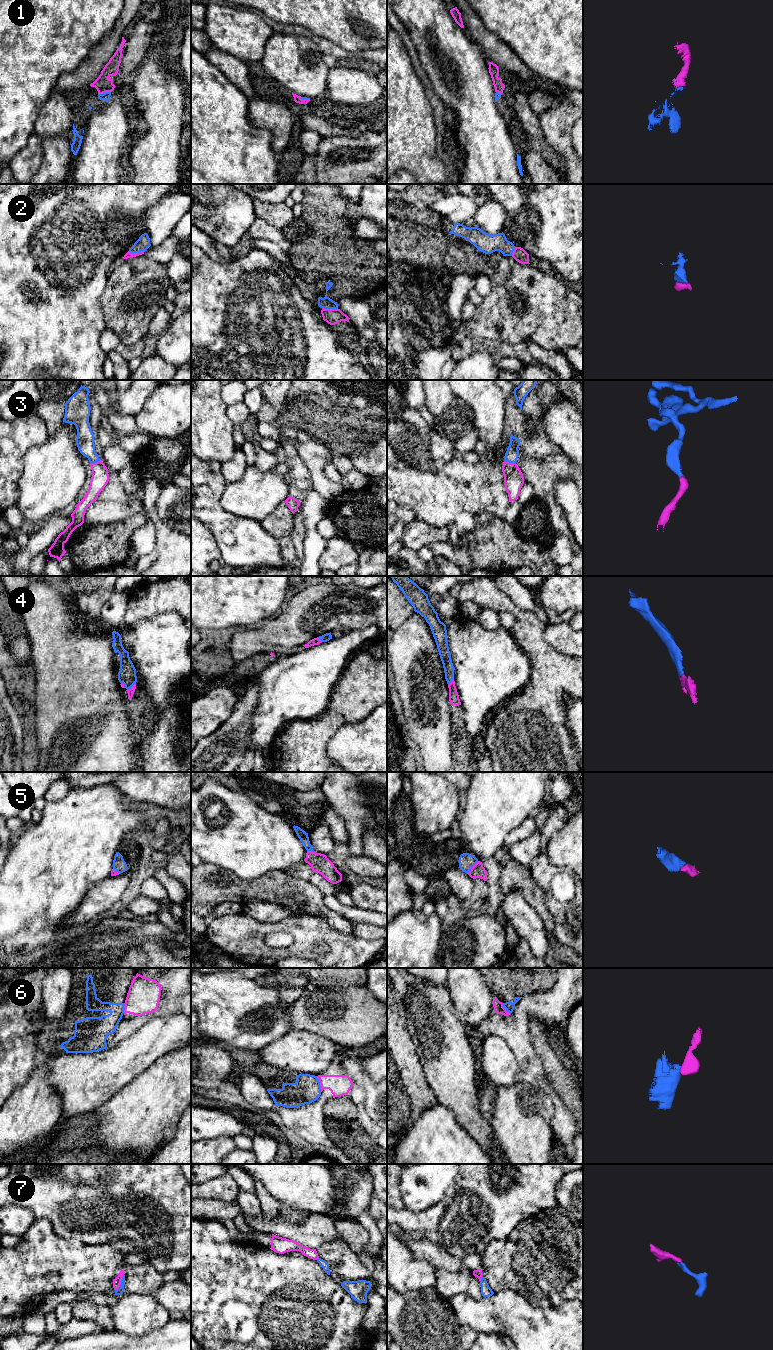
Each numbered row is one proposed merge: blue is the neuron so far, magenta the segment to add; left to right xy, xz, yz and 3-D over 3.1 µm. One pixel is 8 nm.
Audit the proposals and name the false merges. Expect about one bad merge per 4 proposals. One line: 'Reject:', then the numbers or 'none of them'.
Reject: 6, 7

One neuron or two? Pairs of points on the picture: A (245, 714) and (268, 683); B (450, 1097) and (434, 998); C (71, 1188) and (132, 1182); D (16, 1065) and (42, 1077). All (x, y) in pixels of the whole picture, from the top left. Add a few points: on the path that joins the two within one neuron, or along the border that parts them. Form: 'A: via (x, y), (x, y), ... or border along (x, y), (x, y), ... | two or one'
A: border along (257, 683), (258, 701), (249, 719) | two
B: via (450, 1072), (445, 1036), (435, 1023) | one
C: via (86, 1182), (117, 1182) | one
D: border along (36, 1065), (29, 1077), (16, 1089) | two

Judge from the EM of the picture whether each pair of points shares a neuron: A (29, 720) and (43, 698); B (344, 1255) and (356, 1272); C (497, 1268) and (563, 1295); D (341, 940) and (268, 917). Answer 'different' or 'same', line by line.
A: different
B: same
C: same
D: different

